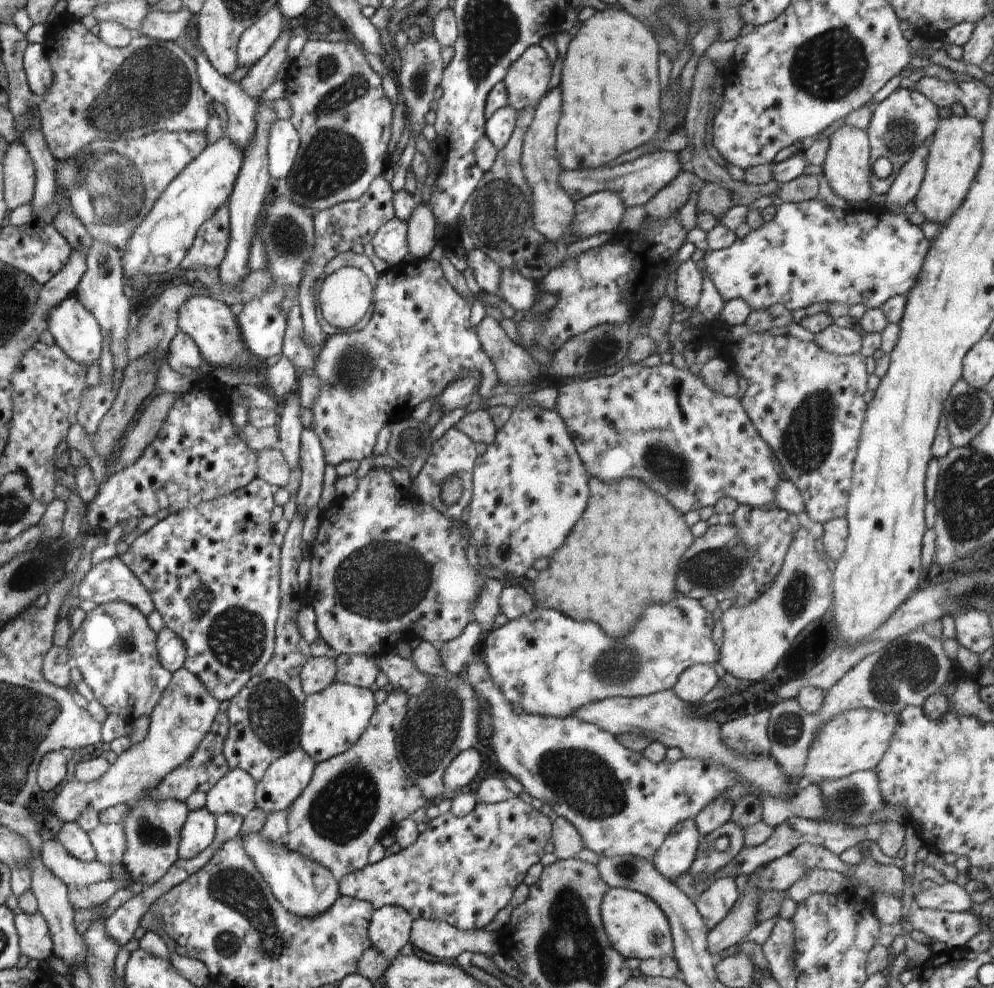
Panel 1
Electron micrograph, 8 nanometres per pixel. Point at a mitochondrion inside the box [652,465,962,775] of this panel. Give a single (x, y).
(909, 667)

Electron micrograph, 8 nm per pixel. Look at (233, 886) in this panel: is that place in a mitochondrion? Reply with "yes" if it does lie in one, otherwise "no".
yes

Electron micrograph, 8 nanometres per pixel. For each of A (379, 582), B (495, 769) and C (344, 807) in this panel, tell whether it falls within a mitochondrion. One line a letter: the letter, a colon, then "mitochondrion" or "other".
A: mitochondrion
B: other
C: mitochondrion

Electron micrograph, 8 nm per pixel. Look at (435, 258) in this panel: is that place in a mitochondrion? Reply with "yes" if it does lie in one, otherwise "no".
no

